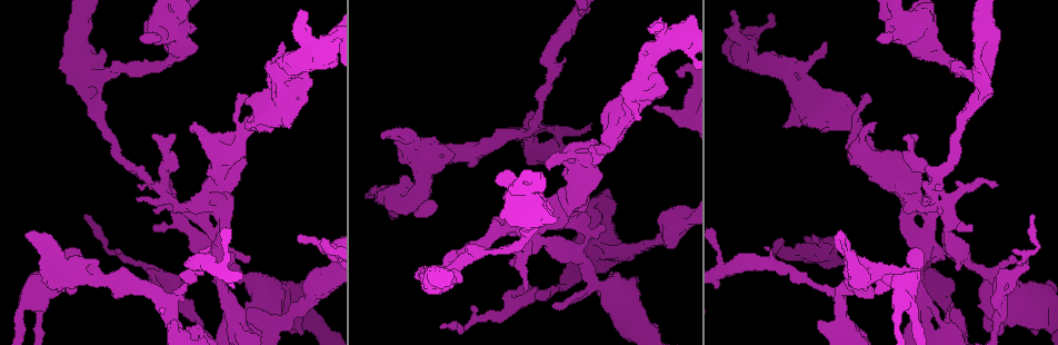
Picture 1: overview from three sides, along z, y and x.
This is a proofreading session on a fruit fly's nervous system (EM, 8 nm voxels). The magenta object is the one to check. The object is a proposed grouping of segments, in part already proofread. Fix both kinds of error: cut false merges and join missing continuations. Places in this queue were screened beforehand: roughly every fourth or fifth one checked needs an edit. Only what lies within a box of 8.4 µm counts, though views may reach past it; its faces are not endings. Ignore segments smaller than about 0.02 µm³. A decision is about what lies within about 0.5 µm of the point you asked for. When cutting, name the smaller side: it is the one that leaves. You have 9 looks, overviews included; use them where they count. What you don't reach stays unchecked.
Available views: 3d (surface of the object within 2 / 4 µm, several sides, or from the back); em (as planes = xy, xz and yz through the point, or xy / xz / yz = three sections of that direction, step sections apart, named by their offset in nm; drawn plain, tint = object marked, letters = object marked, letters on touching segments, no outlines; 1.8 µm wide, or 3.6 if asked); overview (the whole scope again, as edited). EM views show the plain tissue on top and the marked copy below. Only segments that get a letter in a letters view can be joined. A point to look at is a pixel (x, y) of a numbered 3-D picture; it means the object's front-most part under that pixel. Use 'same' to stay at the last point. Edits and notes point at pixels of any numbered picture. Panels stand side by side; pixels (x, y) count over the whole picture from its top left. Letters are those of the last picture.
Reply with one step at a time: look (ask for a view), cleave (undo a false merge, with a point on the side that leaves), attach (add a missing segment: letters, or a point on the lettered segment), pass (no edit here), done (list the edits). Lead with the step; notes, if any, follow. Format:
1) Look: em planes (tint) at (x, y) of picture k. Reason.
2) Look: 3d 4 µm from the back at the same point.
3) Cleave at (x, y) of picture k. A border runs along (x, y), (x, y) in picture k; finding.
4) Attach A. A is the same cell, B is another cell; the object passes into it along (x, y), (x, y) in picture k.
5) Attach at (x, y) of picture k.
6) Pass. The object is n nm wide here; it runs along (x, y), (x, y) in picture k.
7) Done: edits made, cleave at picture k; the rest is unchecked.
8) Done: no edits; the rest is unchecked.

Look: 3d 4 µm at (321, 45) of picture 1. Calibre changes.

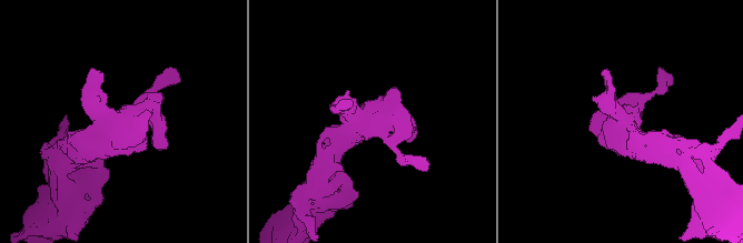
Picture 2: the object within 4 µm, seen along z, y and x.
Look: em planes (tint) at (121, 119) of picture 2.

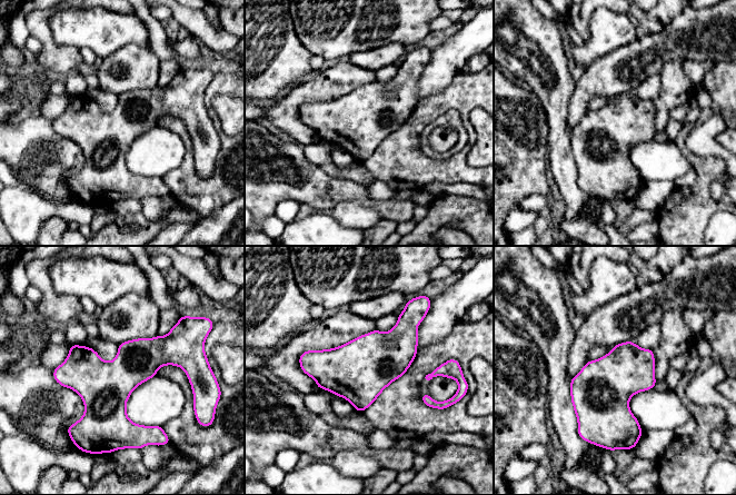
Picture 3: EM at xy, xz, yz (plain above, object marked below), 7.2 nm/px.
Look: em planes (letters) at the same point. What lies round it.

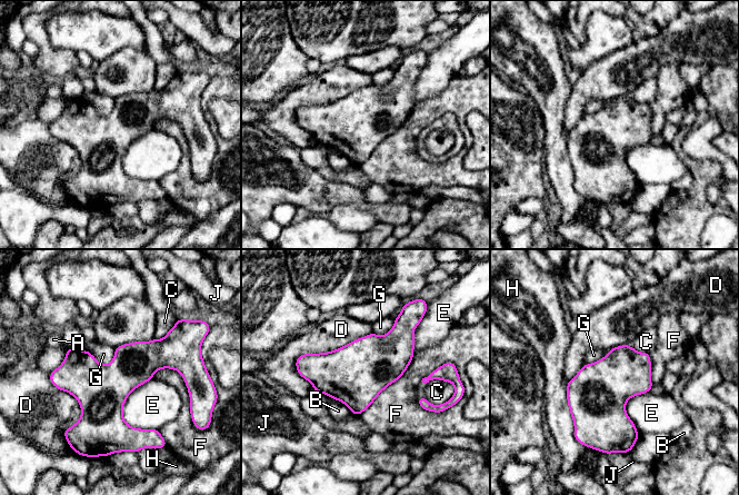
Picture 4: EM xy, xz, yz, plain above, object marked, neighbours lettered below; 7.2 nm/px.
Pass. A, B, C, D, E, F, G, H and J are other cells; continuous, no second cell.

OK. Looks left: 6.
Look: em xy step 4 (tint) at (515, 229) of picture 1. Three-way junction.

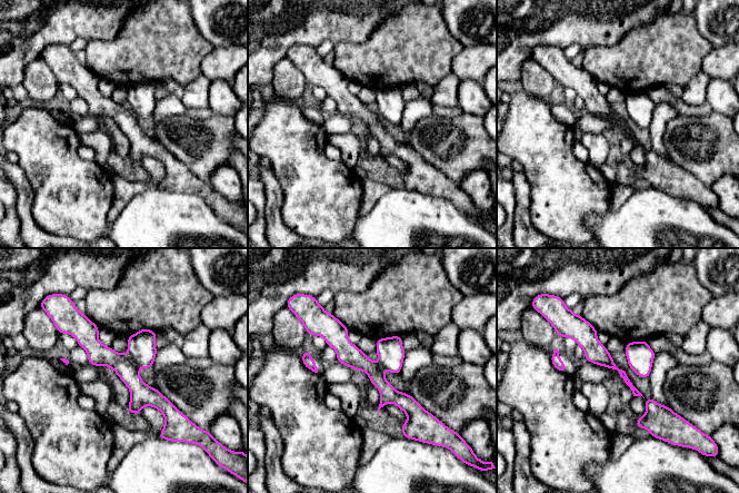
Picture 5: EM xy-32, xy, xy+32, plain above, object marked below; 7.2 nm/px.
Look: em planes (letters) at the same point. Cut it another way.

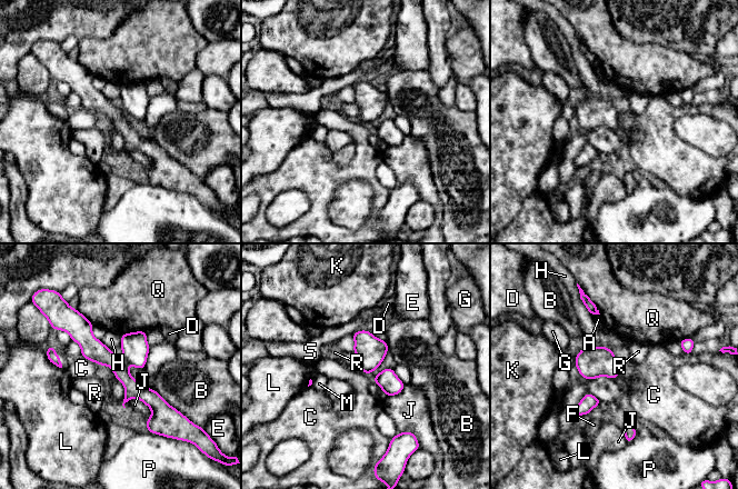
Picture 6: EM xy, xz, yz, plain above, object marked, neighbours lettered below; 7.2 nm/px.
Cleave at (135, 348) of picture 6. The object is 180 nm wide here; the longest contact is with B, 260 nm; A, B, C, D, E, F, G, H, J, K, L, M, P, Q, R and S are other cells; a second cell is stuck on.

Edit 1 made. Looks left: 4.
Look: em planes (tint) at (943, 330) of picture 1. Sharp bend.

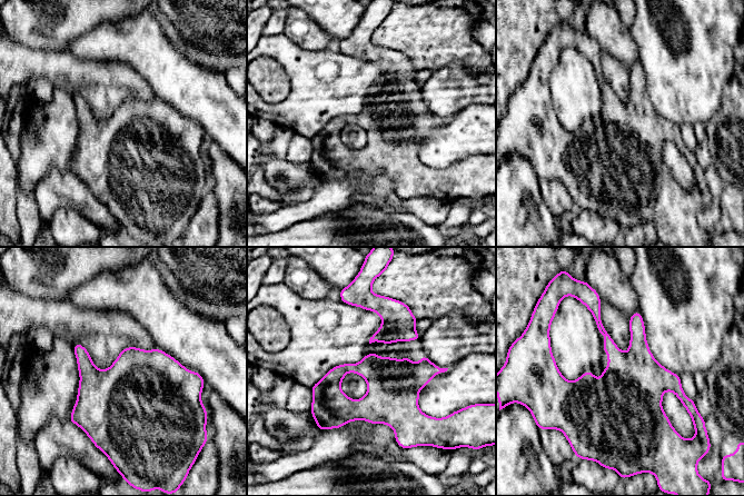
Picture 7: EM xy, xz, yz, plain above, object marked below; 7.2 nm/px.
Look: em planes (letters) at the same point.

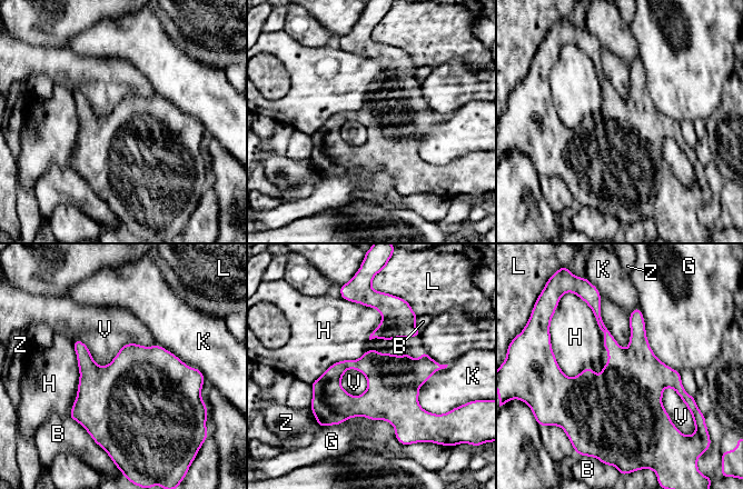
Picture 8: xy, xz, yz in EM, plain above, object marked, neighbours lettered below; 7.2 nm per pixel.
Pass. The object is 360 nm wide here; B, G, H, K, L, V and Z are other cells; a border runs along (73, 340), (100, 366), (155, 343) in picture 8; continuous, no second cell.

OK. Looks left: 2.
Look: em xz step 8 (letters) at (812, 239) of picture 1. Branch stops here.

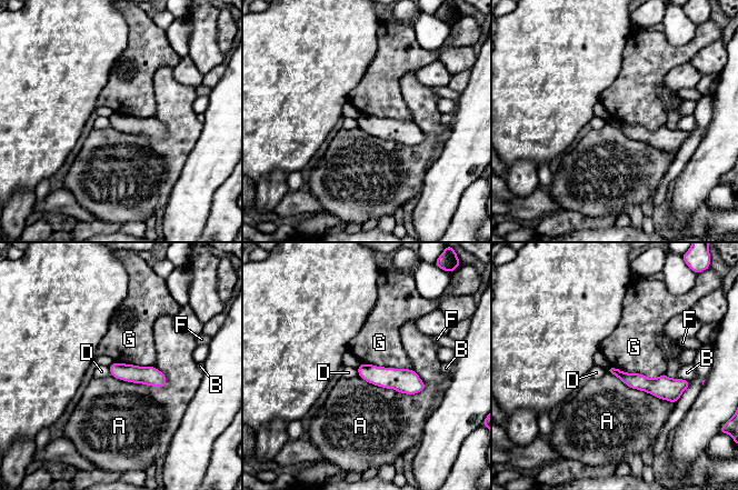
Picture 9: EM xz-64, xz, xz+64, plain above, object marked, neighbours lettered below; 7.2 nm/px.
Look: em planes (letters) at the same point.

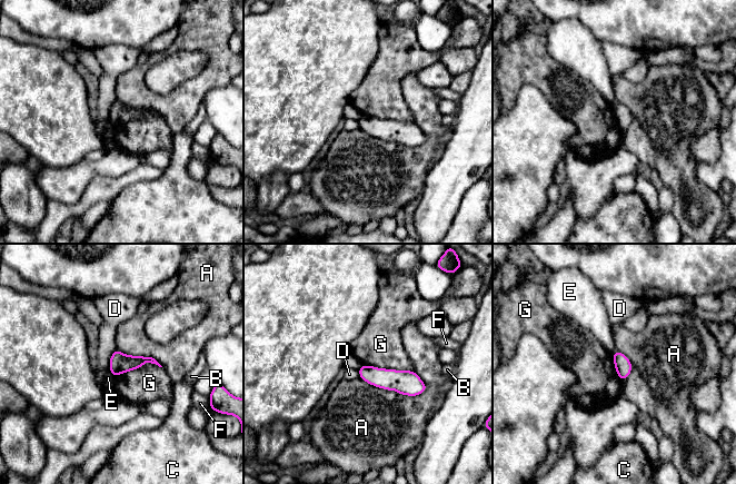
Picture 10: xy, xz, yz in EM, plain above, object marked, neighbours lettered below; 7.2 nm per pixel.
Pass. The longest contact is with A, 500 nm; A, B, C, D, E, F and G are other cells; it runs along (361, 369), (377, 377), (423, 387) in picture 10; none of them fits.

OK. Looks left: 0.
Done: edits made, cleave at picture 6; the rest is unchecked.

